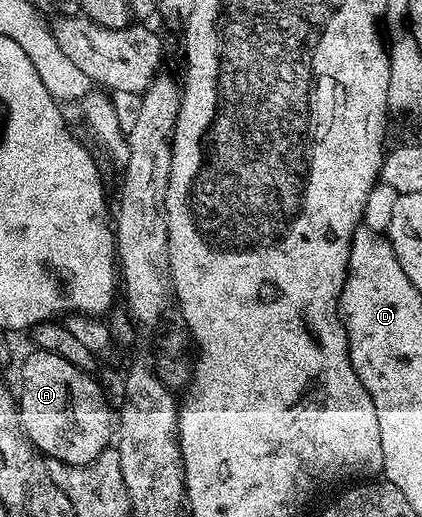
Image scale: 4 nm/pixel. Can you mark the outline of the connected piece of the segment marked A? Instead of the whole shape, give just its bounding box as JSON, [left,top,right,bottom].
[17,349,115,465]

